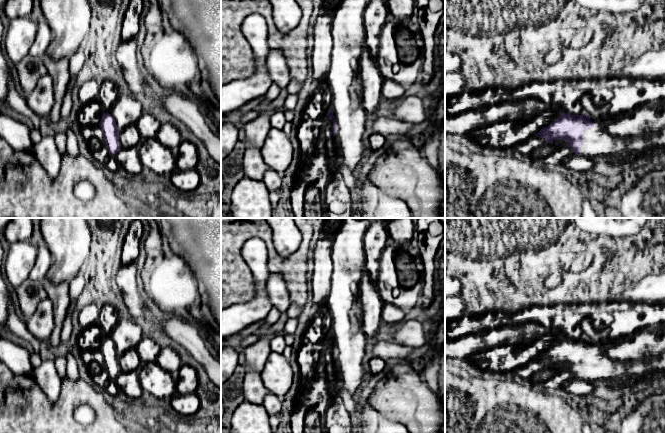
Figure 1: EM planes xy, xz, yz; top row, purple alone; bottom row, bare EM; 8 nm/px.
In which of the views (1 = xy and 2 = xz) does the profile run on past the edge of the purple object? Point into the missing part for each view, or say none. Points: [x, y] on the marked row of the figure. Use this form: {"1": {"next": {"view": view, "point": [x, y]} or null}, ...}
{"1": {"next": null}, "2": {"next": null}}

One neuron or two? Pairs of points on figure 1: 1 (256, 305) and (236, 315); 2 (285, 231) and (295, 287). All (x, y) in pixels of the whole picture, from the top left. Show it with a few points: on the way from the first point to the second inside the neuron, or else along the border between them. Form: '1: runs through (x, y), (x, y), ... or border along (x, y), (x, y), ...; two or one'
1: runs through (251, 310), (241, 315); one
2: border along (303, 236), (300, 246), (284, 257), (272, 244); two

